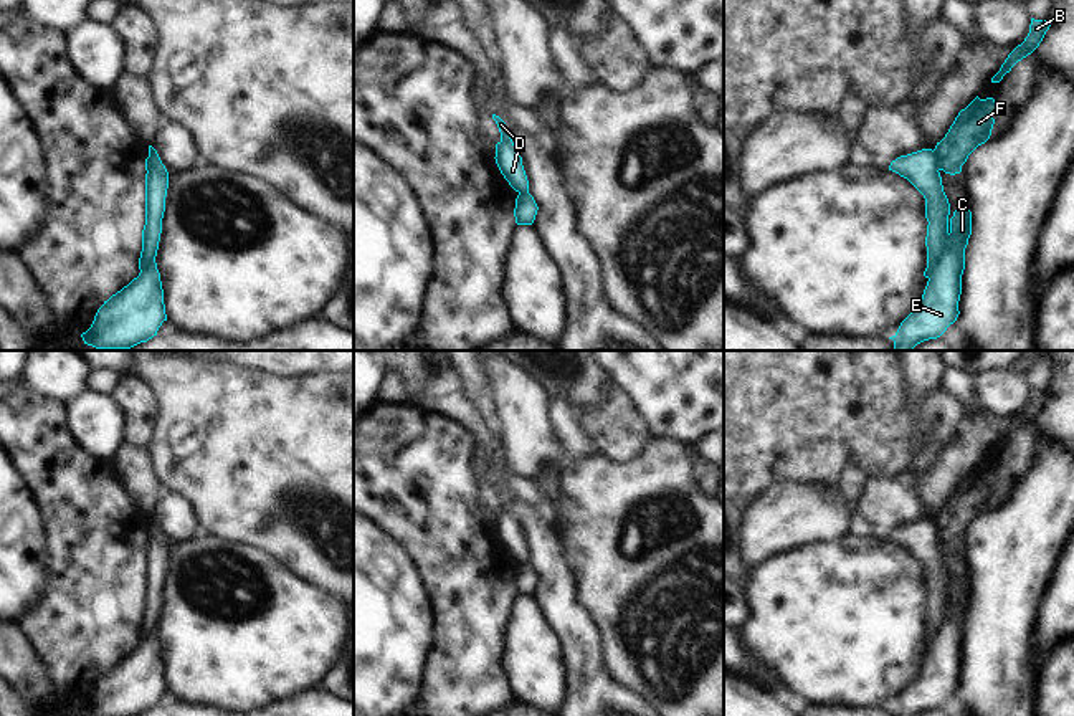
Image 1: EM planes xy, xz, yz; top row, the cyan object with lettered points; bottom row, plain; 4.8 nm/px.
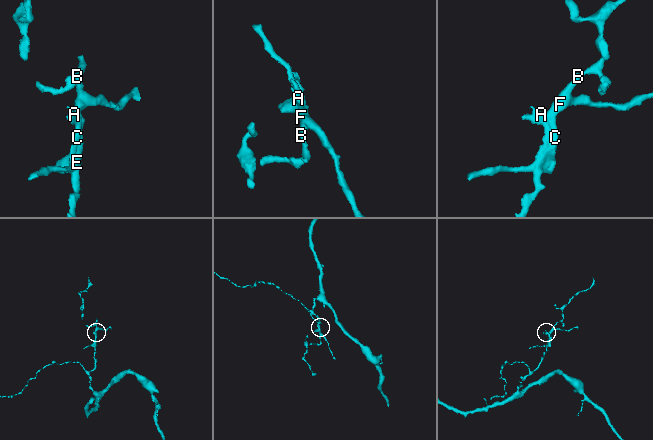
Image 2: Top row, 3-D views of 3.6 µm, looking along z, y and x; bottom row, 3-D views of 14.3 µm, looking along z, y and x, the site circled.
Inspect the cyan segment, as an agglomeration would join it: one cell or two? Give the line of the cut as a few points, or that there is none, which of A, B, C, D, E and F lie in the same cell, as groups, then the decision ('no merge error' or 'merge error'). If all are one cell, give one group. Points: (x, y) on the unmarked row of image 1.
cut yz (949, 604), (945, 619), (927, 647); groups A D / B C E F; merge error

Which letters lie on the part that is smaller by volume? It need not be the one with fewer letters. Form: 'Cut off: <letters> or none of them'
Cut off: A, D

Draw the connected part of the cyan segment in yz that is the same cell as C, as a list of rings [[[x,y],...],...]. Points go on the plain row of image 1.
[[[960,577],[950,589],[943,623],[932,640],[919,676],[901,693],[894,716],[917,716],[940,708],[960,685],[965,618],[972,605],[972,582]]]

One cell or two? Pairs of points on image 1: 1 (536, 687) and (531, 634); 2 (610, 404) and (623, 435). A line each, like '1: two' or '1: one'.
1: one
2: one

